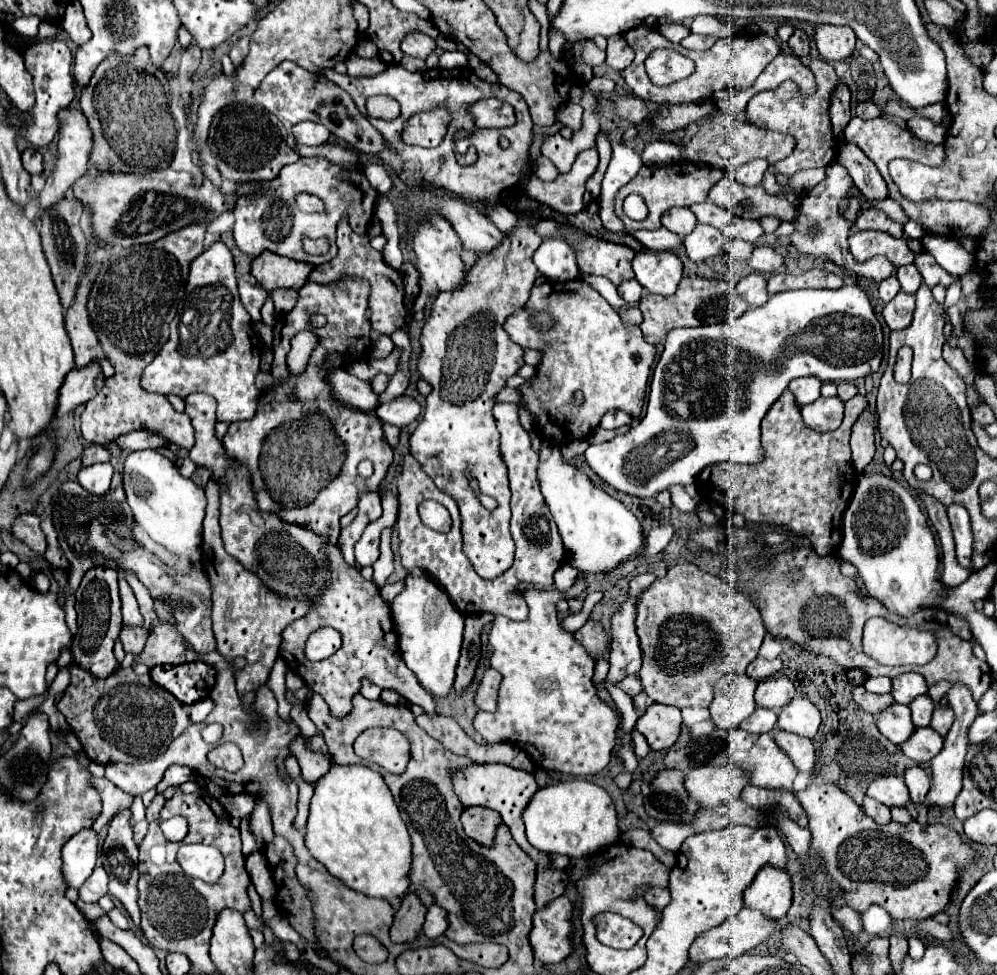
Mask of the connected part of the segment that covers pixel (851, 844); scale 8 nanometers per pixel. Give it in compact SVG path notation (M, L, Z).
M812 782L808 784L806 790L798 792L796 798L800 800L810 820L812 848L816 848L820 856L824 856L828 878L836 880L844 888L846 892L844 898L848 900L848 906L854 908L856 912L862 912L864 908L872 904L878 904L900 920L932 918L934 914L946 908L946 904L950 902L952 890L960 880L962 870L966 870L978 854L964 840L944 840L944 824L922 826L916 820L910 820L908 824L900 824L894 820L890 820L888 824L878 824L876 820L866 816L864 810L848 794L844 794L836 784Z

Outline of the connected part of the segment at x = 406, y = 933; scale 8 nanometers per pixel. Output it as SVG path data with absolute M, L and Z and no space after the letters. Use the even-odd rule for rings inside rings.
M410 890L404 896L404 900L400 904L400 910L394 916L394 924L390 928L392 942L410 942L410 940L414 940L418 936L418 932L422 930L424 916L426 916L426 906L418 898L418 894L414 890Z

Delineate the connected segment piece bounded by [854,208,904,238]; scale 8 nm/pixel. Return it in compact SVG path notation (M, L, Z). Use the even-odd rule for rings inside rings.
M864 210L856 224L854 224L858 230L880 230L880 232L888 232L890 236L896 236L896 238L902 238L904 232L902 232L902 224L890 220L888 216L884 216L882 212L876 212L876 210Z

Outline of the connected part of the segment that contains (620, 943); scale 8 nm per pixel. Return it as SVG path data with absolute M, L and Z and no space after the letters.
M602 912L594 916L596 920L596 936L602 944L612 946L612 948L632 948L640 936L642 930L632 924L628 918L620 918L618 914L612 912Z

